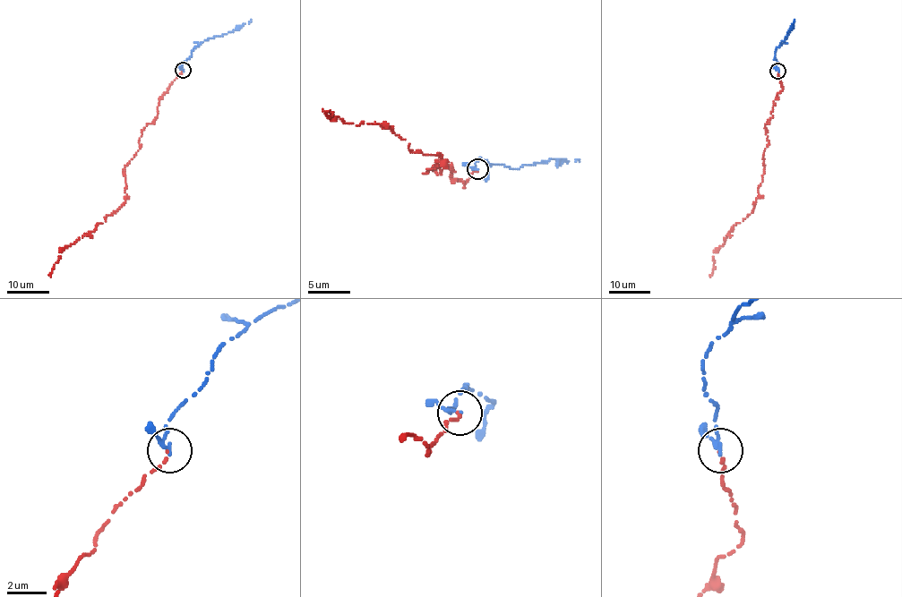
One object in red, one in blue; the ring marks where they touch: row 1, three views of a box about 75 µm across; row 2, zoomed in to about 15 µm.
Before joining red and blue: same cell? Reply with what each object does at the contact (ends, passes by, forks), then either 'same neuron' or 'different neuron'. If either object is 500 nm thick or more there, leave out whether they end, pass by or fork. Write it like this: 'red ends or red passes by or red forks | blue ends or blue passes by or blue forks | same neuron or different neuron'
red ends | blue passes by | same neuron

